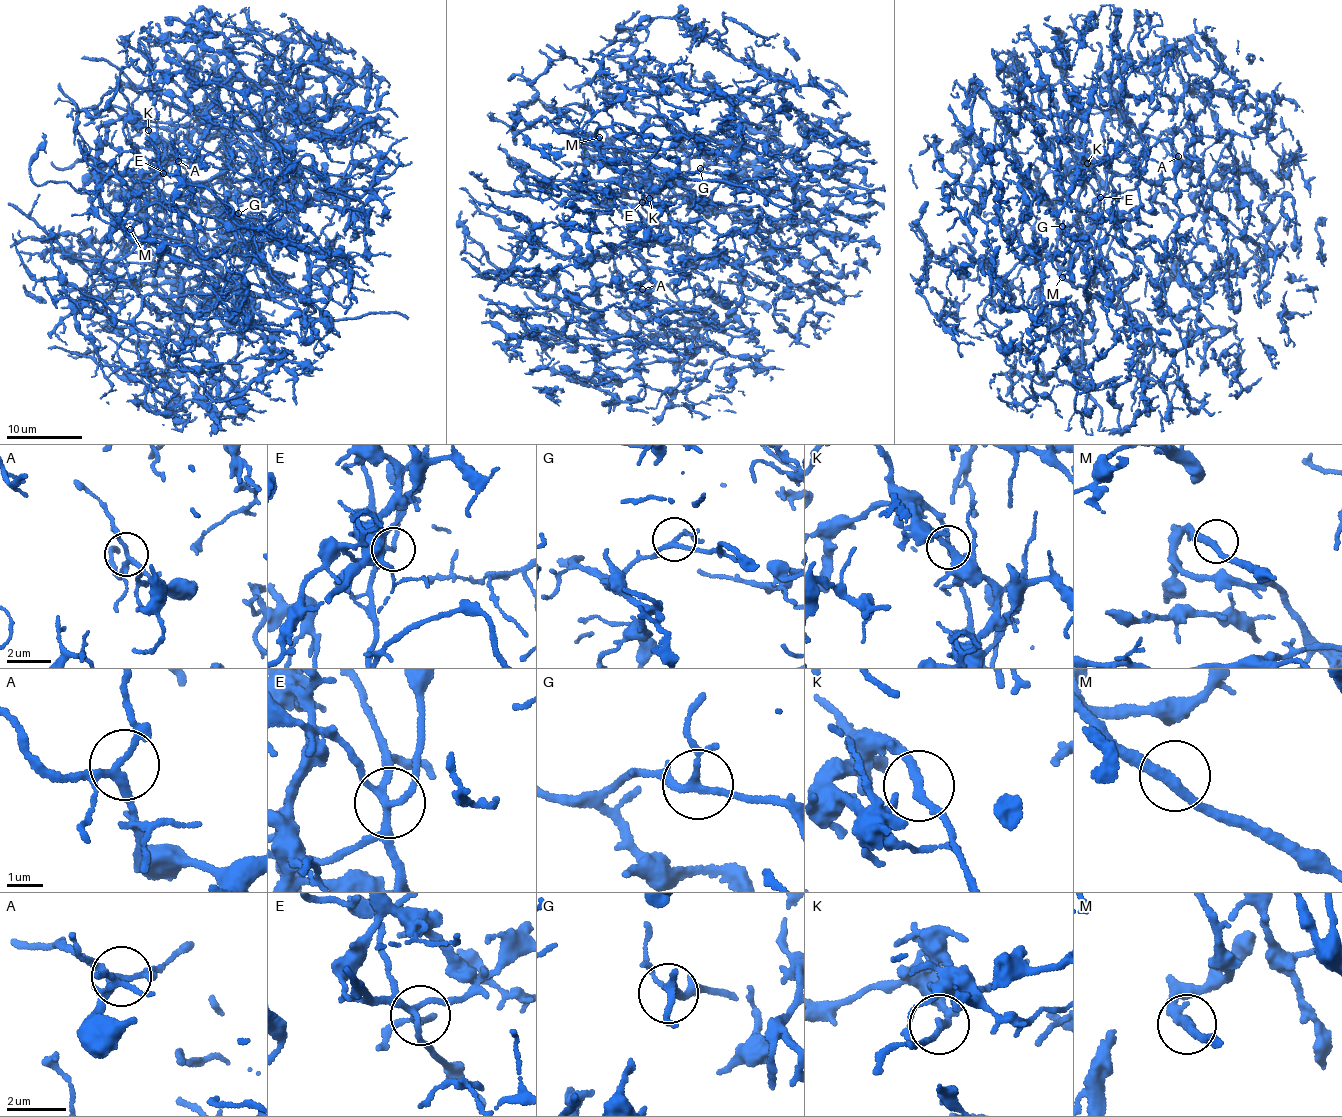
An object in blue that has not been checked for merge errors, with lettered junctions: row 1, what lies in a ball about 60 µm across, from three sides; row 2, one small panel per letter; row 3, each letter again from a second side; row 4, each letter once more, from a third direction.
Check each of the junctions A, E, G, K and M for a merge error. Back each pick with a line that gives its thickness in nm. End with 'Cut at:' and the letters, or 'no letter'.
K: 190 nm thick
Cut at: K

